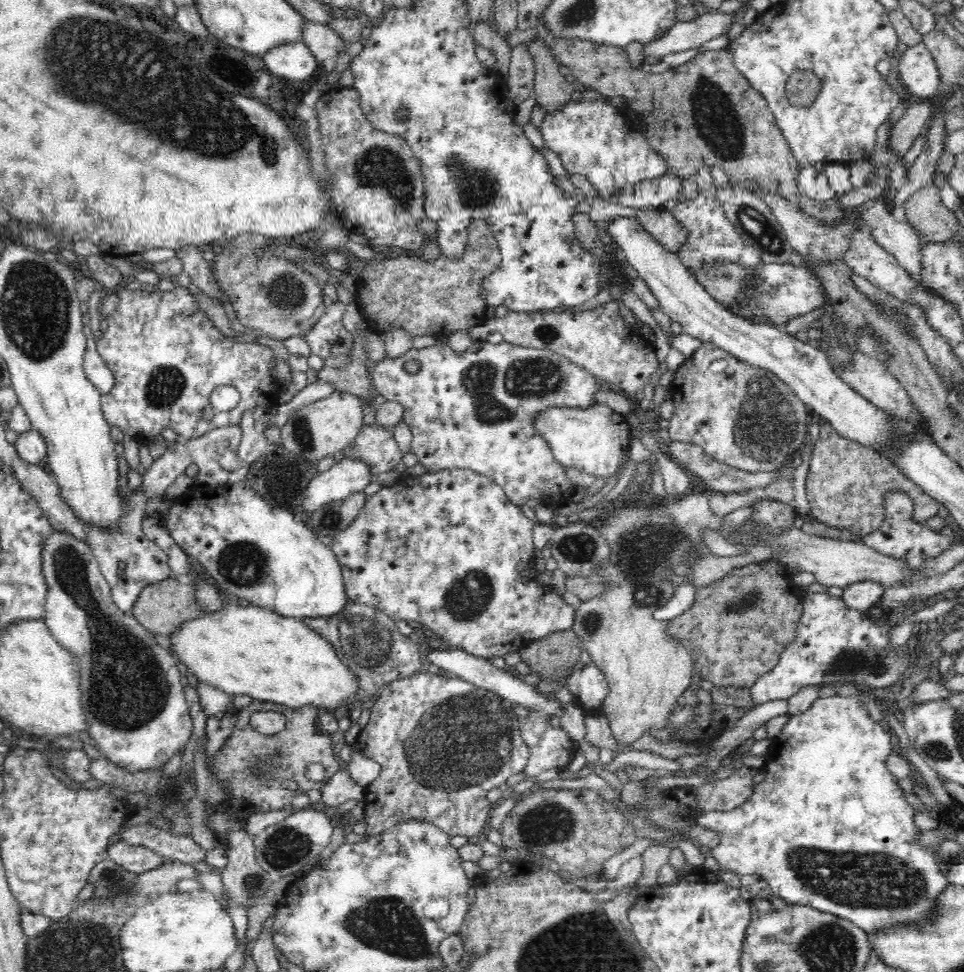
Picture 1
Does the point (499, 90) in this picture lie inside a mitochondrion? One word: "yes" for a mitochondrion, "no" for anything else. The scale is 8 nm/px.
no

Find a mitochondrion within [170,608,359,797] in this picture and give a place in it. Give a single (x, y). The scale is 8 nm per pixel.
(266, 763)

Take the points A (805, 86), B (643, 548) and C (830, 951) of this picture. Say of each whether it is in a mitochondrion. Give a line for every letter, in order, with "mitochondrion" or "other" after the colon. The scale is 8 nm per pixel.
A: mitochondrion
B: mitochondrion
C: mitochondrion

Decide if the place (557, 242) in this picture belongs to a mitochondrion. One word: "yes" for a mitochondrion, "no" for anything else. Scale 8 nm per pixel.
no

